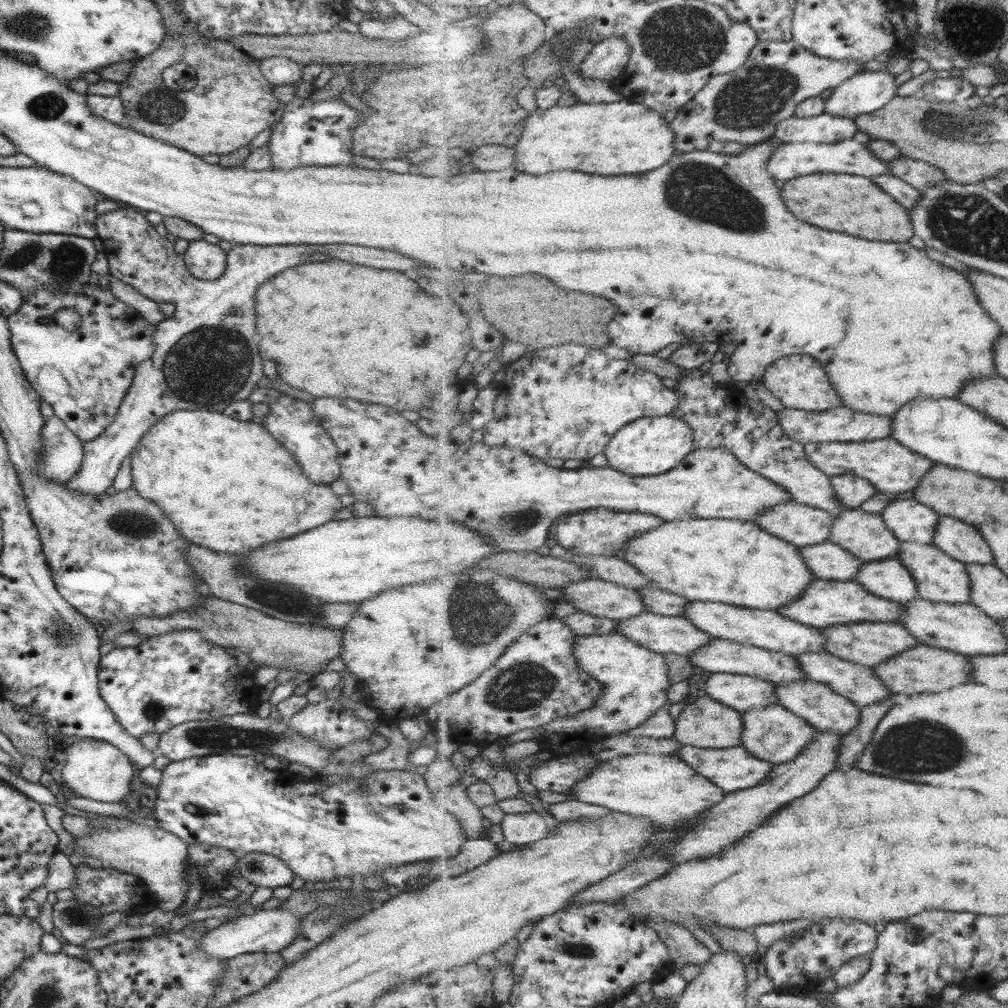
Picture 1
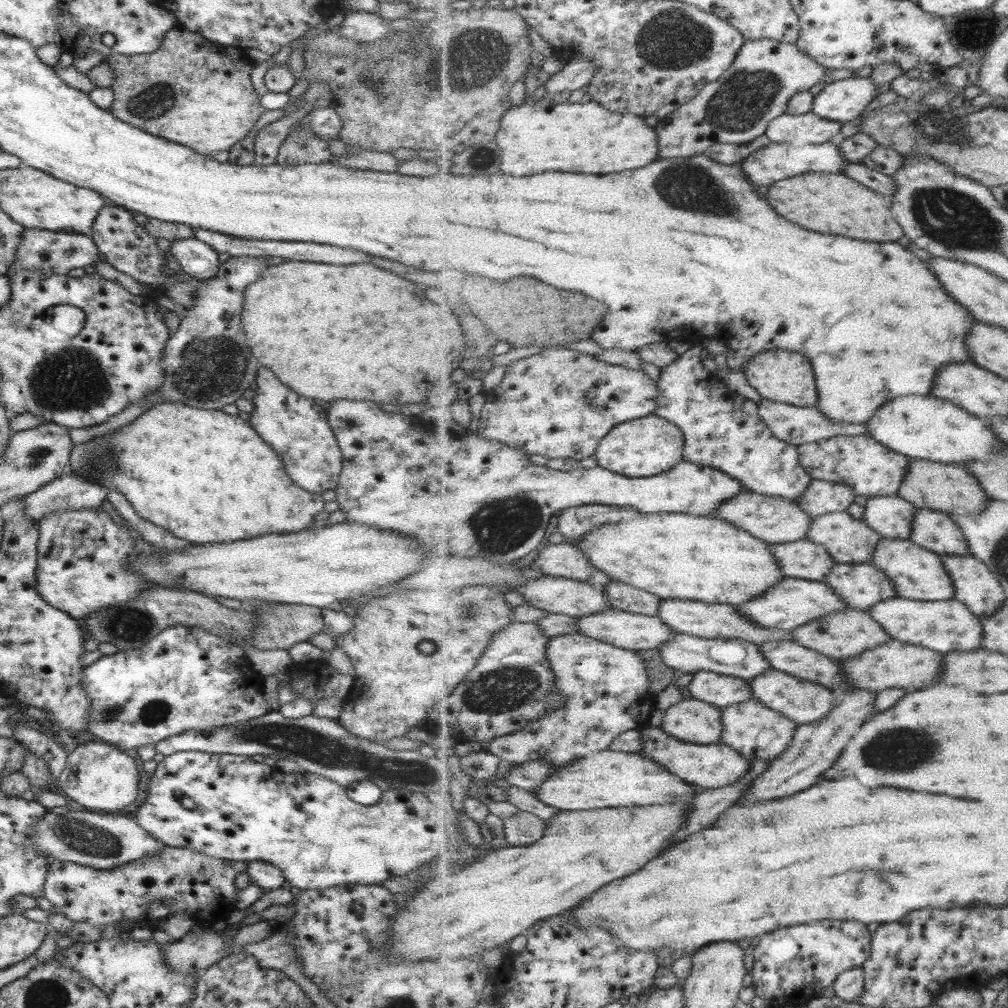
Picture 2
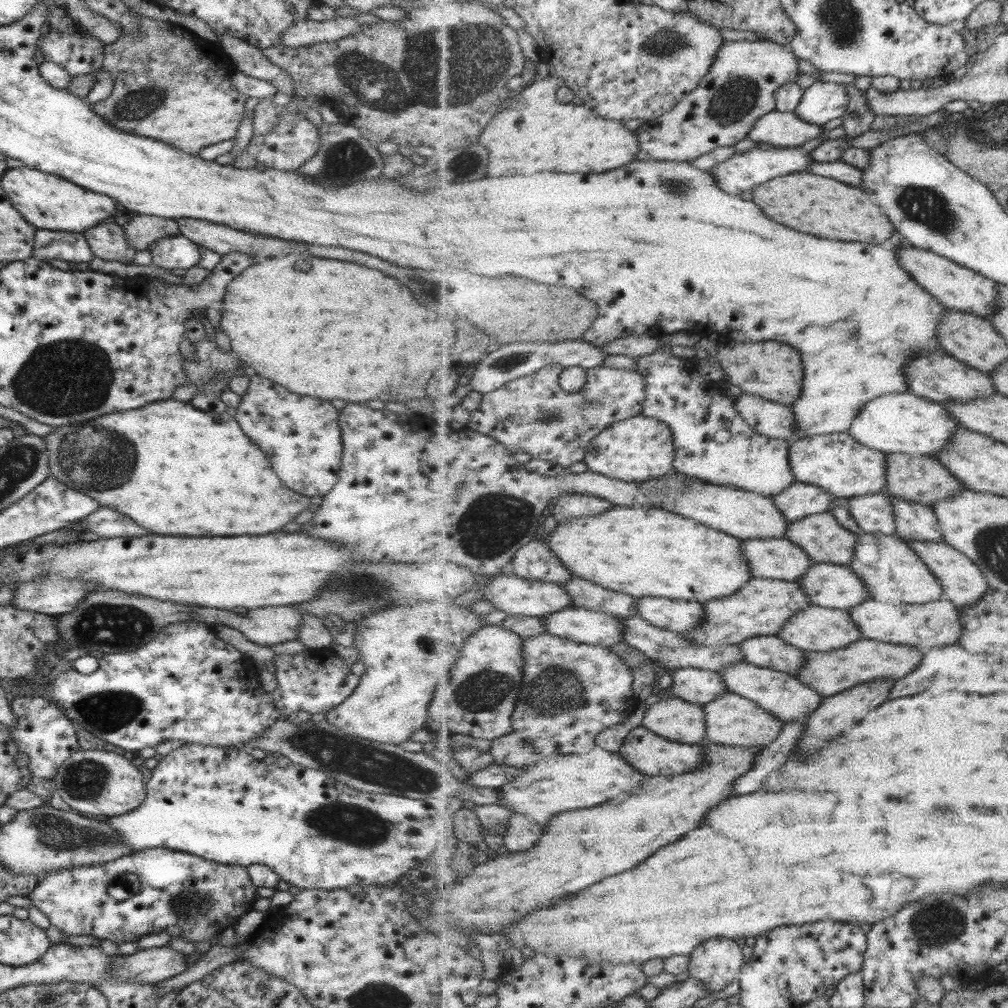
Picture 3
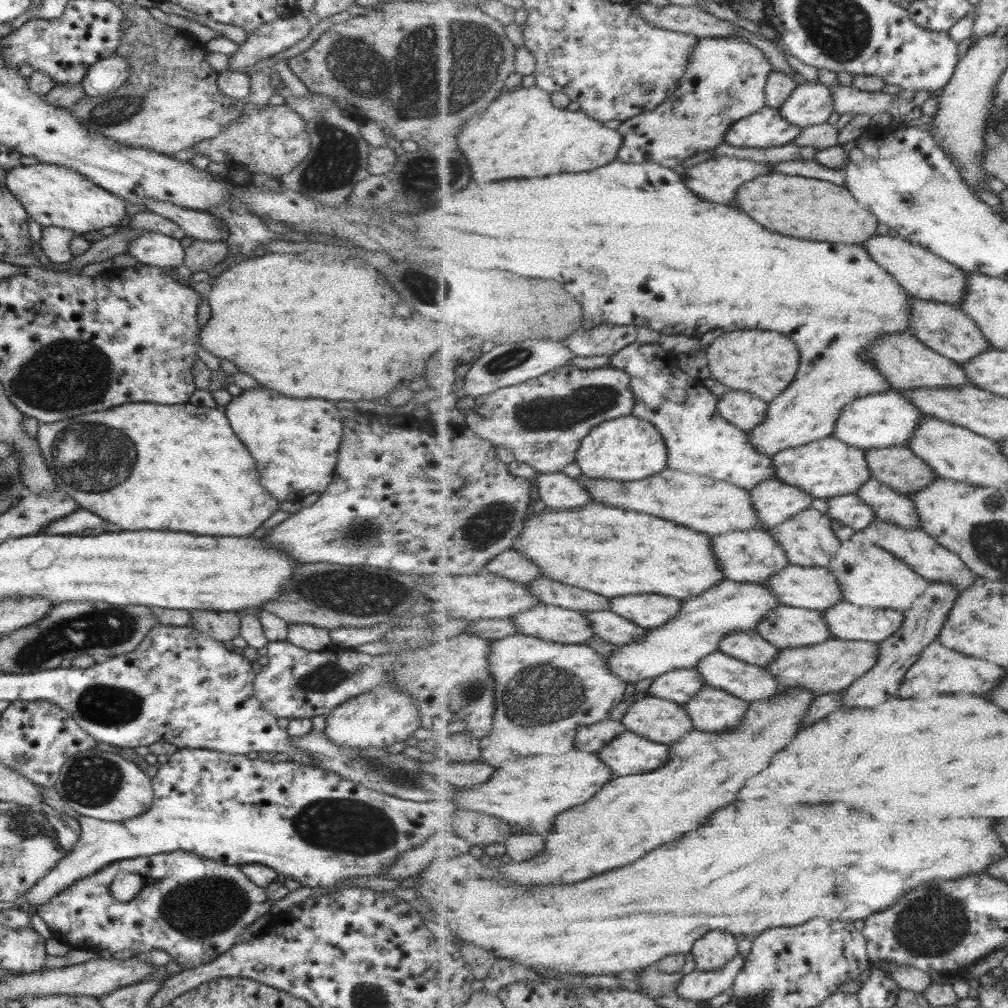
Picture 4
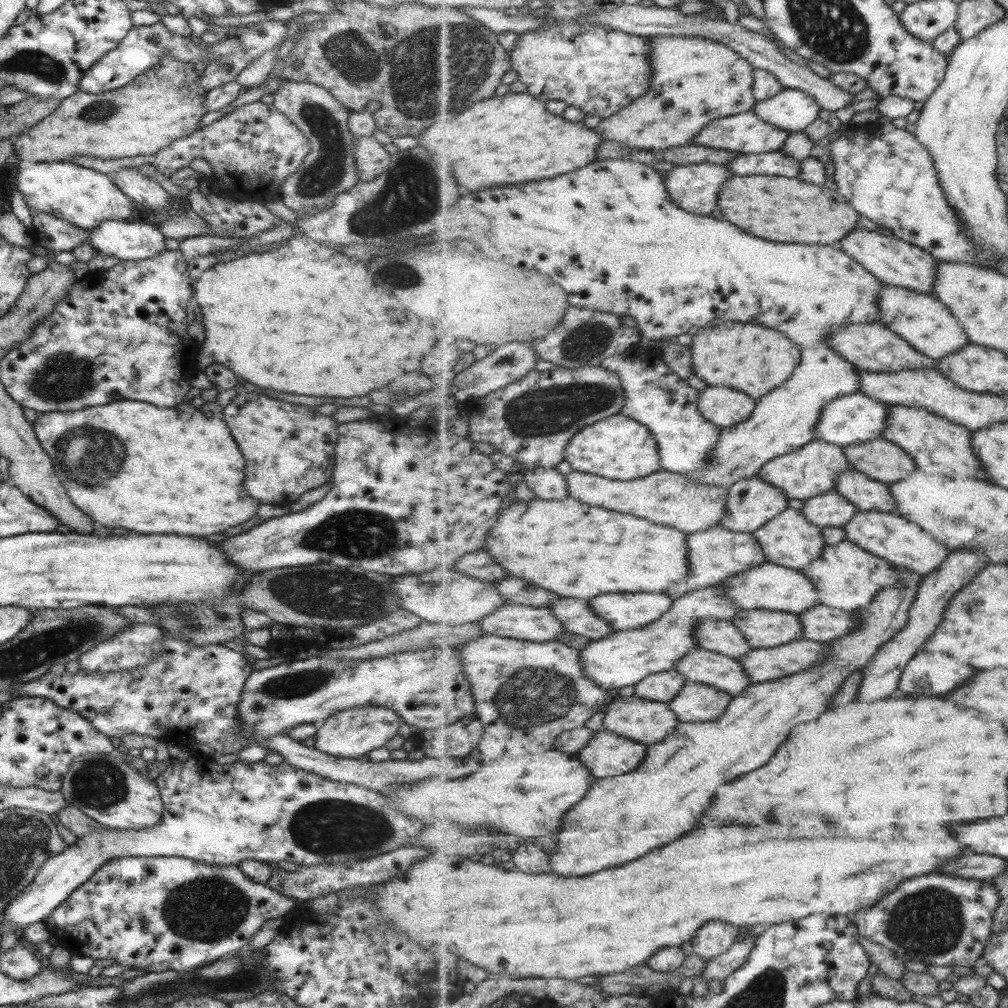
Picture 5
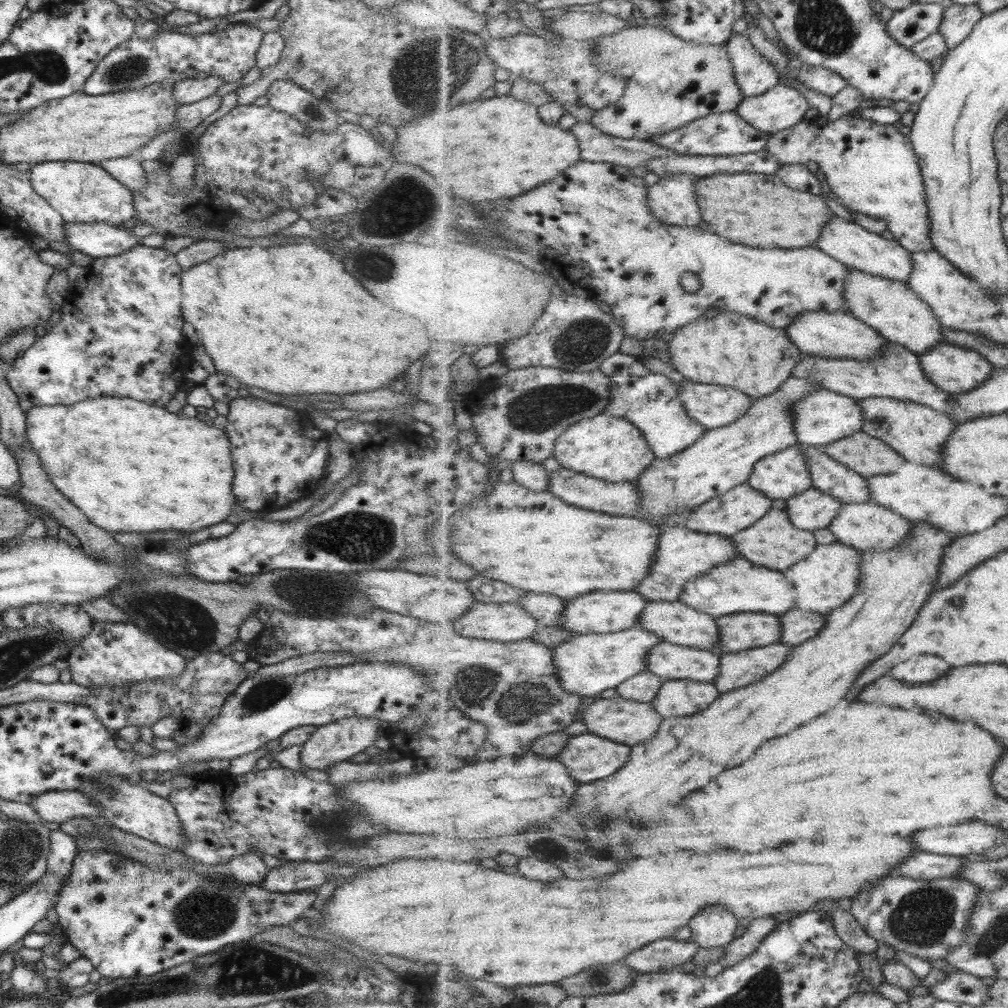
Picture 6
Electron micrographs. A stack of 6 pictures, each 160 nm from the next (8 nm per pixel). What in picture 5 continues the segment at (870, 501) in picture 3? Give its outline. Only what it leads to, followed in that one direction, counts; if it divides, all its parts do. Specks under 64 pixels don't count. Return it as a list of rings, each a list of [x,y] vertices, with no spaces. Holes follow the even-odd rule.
[[[837,490],[821,493],[804,502],[803,515],[821,527],[845,527],[851,524],[861,509],[843,497]]]

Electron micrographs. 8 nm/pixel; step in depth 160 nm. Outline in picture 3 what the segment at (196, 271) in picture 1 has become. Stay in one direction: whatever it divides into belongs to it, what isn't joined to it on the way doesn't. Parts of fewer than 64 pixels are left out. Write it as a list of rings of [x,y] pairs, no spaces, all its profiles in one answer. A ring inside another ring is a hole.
[[[181,235],[161,237],[154,240],[146,249],[151,255],[150,264],[165,270],[171,268],[186,270],[190,266],[197,265],[199,260],[197,245]]]

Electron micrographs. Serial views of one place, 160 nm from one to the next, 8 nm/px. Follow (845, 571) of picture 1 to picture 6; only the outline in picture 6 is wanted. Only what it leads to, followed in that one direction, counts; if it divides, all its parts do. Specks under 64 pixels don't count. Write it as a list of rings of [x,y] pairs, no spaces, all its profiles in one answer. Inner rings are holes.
[[[663,528],[659,548],[653,562],[653,570],[649,572],[634,591],[643,594],[651,601],[680,600],[685,585],[701,574],[717,568],[719,564],[727,564],[729,560],[737,560],[738,550],[733,537],[697,533],[685,528]]]

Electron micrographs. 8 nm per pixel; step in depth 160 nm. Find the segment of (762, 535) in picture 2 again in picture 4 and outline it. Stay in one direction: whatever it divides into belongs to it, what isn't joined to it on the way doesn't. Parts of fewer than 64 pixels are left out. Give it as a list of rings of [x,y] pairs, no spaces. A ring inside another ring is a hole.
[[[667,467],[658,475],[643,480],[618,481],[594,479],[581,474],[577,478],[597,502],[613,508],[641,512],[684,525],[705,535],[723,535],[743,530],[764,530],[761,517],[753,507],[749,489],[741,488],[726,480],[717,480],[710,476]]]

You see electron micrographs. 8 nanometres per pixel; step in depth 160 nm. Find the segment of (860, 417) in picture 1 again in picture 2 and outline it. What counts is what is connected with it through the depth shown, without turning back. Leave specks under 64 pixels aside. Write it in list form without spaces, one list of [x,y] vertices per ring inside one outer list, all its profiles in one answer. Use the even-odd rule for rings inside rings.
[[[761,399],[758,402],[758,412],[760,417],[769,425],[769,428],[772,428],[776,437],[796,445],[814,443],[834,436],[865,435],[868,429],[866,423],[849,424],[848,422],[837,422],[825,416],[817,406],[805,407],[781,401]]]

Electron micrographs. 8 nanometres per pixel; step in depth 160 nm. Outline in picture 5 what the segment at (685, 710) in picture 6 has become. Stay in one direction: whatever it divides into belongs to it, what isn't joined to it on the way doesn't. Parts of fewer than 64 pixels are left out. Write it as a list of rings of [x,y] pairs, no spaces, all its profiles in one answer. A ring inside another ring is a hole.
[[[687,682],[670,706],[683,722],[709,722],[724,715],[733,697],[725,689]]]

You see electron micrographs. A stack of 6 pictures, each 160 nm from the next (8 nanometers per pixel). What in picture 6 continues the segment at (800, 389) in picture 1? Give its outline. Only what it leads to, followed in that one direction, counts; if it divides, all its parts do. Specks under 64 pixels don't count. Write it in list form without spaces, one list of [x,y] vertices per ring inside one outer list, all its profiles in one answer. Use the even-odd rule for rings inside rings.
[[[719,312],[712,318],[699,317],[673,334],[673,338],[669,341],[672,364],[687,380],[733,387],[752,396],[754,400],[777,392],[777,389],[792,376],[793,369],[804,356],[785,329],[775,328],[773,325],[736,312]]]

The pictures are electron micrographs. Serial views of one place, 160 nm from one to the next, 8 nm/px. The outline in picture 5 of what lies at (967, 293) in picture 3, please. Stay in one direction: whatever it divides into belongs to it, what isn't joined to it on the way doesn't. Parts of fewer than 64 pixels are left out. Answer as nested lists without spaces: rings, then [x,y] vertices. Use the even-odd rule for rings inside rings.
[[[857,227],[834,246],[840,247],[841,250],[850,254],[857,262],[860,262],[887,285],[913,289],[921,294],[933,295],[932,290],[936,283],[937,267],[941,259],[916,244],[901,240],[893,234],[884,236],[880,234],[879,230],[869,231]]]

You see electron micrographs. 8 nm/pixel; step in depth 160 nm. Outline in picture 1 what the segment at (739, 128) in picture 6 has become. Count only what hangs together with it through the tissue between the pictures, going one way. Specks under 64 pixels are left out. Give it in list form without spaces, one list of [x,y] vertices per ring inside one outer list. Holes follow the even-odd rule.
[[[823,113],[819,116],[797,117],[782,120],[774,132],[781,143],[831,144],[852,139],[859,131],[855,119]]]

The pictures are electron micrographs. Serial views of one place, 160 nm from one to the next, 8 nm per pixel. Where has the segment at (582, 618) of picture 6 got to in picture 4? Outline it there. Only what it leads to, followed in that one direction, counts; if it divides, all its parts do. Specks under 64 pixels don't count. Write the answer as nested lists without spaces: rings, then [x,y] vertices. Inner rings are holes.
[[[627,595],[612,597],[610,609],[624,616],[627,620],[635,621],[643,628],[652,629],[665,626],[668,620],[680,614],[681,599],[663,595]]]

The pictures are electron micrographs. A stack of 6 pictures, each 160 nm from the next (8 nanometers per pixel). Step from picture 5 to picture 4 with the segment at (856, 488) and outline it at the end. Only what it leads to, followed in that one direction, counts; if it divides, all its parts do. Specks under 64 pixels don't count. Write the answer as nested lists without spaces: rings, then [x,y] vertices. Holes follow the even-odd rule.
[[[875,478],[869,479],[856,493],[867,505],[873,507],[873,511],[882,521],[897,524],[907,530],[921,529],[917,505],[909,495],[897,492]]]

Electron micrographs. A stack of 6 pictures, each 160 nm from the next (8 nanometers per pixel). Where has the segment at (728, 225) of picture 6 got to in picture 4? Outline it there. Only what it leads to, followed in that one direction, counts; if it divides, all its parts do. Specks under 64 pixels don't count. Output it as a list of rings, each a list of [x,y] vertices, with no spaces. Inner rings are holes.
[[[771,172],[768,175],[758,176],[749,180],[749,182],[744,182],[736,194],[736,207],[744,210],[753,220],[756,220],[765,228],[775,230],[775,232],[785,234],[785,236],[863,245],[867,239],[870,239],[877,232],[879,219],[869,209],[863,208],[856,196],[853,196],[853,193],[847,188],[846,185],[841,186],[828,180]]]

